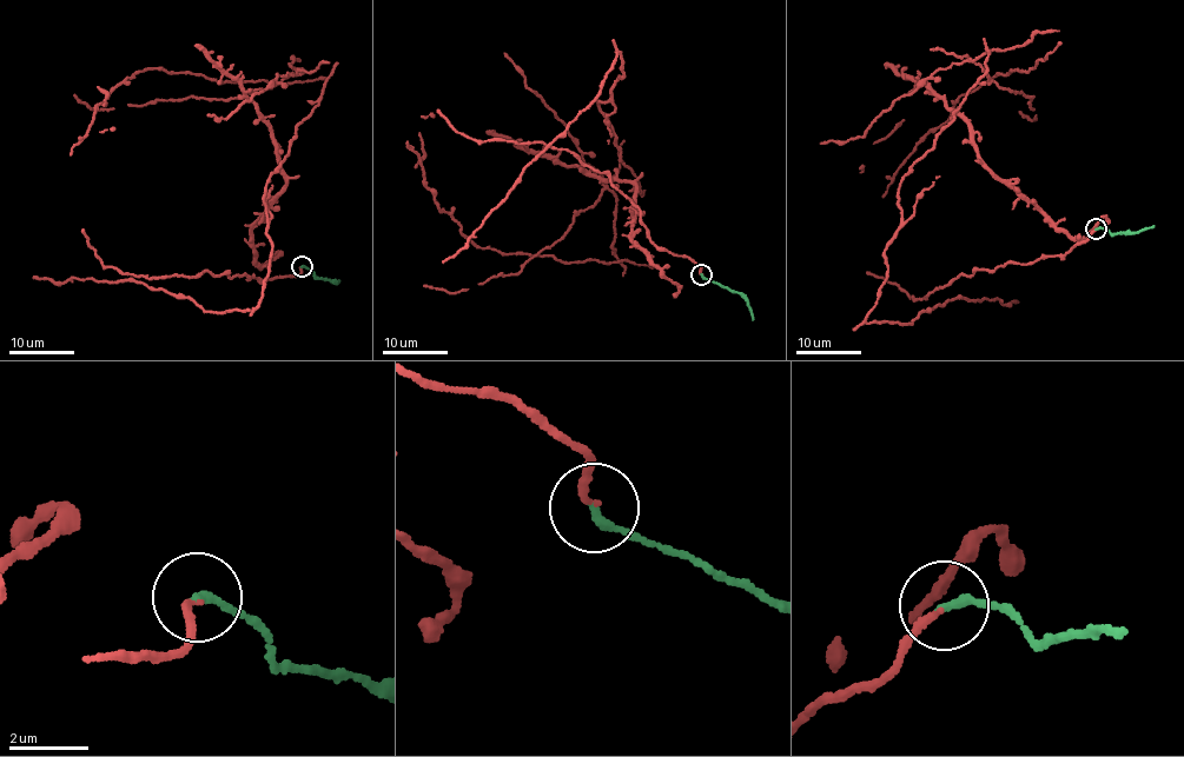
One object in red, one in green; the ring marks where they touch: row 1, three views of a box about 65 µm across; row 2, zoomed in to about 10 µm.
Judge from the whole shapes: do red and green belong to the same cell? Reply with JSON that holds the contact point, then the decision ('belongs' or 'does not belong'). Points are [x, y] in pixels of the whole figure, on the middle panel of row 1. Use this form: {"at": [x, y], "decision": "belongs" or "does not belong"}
{"at": [701, 274], "decision": "belongs"}

